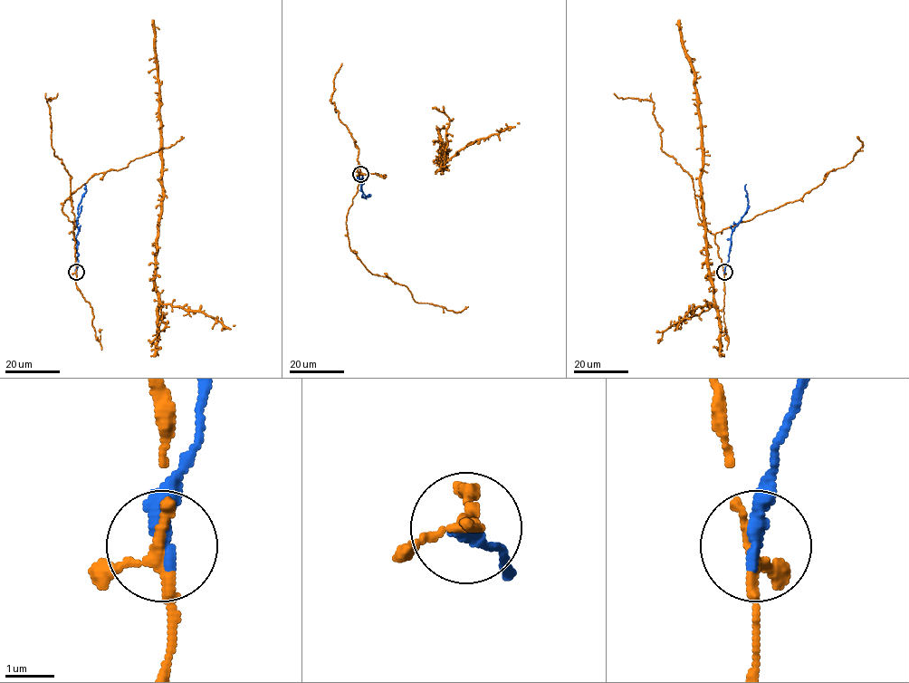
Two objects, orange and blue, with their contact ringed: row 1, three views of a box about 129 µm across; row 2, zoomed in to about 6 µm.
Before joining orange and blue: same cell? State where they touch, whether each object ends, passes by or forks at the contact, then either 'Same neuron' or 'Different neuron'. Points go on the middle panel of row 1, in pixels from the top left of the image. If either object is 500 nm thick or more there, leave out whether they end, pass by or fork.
Place: (360, 174). At the ring orange passes by. At the ring blue ends. Different neuron

